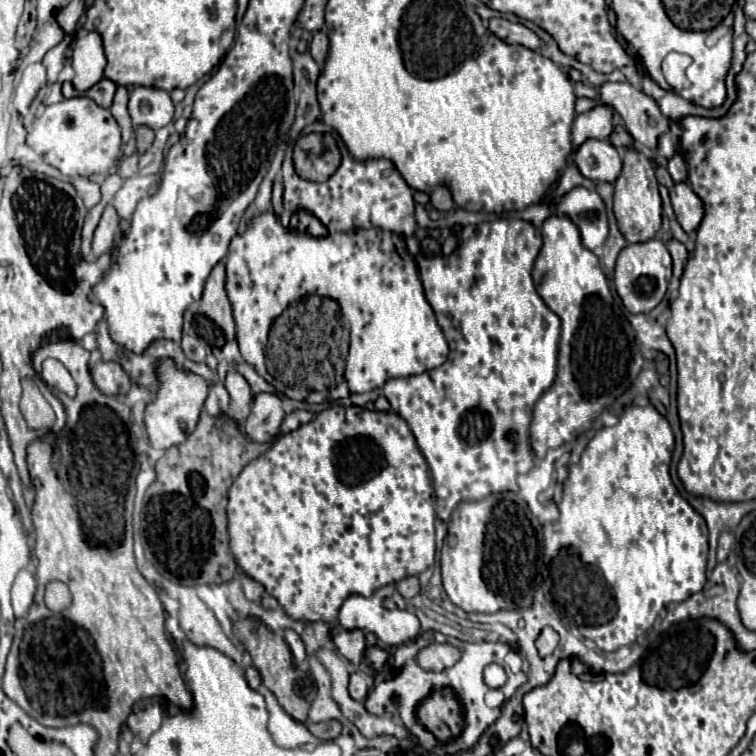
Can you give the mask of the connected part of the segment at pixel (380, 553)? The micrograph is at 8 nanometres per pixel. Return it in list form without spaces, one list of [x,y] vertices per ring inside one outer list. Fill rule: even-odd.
[[[334,405],[318,413],[308,425],[300,425],[300,429],[280,435],[278,441],[272,445],[272,449],[258,459],[250,461],[244,471],[238,475],[238,479],[230,487],[228,497],[228,533],[230,533],[230,549],[238,563],[238,567],[250,575],[254,581],[264,585],[264,589],[282,603],[286,613],[292,619],[300,621],[326,621],[330,625],[336,623],[340,605],[348,595],[364,595],[370,597],[376,589],[398,583],[404,577],[418,575],[424,569],[428,569],[434,563],[436,547],[434,547],[434,501],[432,501],[432,479],[428,465],[422,459],[422,453],[416,445],[416,439],[412,437],[412,431],[408,429],[406,421],[402,417],[396,417],[396,413],[380,413],[380,411],[368,411],[362,407],[342,407]]]

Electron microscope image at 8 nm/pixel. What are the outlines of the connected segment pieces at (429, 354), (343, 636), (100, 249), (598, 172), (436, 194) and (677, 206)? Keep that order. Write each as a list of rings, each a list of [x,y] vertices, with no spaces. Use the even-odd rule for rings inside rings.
[[[270,209],[258,213],[246,223],[246,229],[238,233],[228,247],[226,257],[226,293],[232,303],[236,341],[242,357],[270,383],[276,391],[286,391],[264,365],[264,347],[272,321],[288,307],[290,301],[300,295],[316,293],[332,297],[340,303],[342,315],[350,323],[350,353],[346,359],[344,379],[350,393],[366,393],[382,387],[392,377],[418,375],[440,367],[448,359],[448,341],[436,323],[434,311],[424,297],[424,287],[420,281],[418,265],[408,253],[404,237],[378,227],[356,229],[350,233],[328,233],[326,237],[312,237],[298,233],[284,225],[282,219]]]
[[[338,629],[334,635],[332,635],[332,641],[338,649],[338,653],[348,659],[352,665],[360,665],[364,663],[364,655],[366,655],[366,639],[364,639],[364,633],[360,629],[354,629],[354,631],[344,631],[344,629]]]
[[[108,205],[102,213],[102,219],[96,227],[96,233],[94,233],[94,241],[92,241],[92,251],[96,257],[104,255],[104,253],[110,253],[112,245],[114,245],[114,235],[116,231],[120,229],[120,223],[118,223],[118,215],[114,211],[112,205]]]
[[[586,141],[574,153],[574,161],[580,173],[592,181],[614,183],[622,173],[622,157],[610,141]]]
[[[438,185],[434,187],[434,191],[430,193],[430,201],[436,209],[452,209],[454,207],[454,201],[452,201],[452,193],[450,193],[450,187],[448,185]]]
[[[676,183],[670,189],[670,199],[672,199],[672,207],[674,207],[674,213],[676,213],[682,229],[686,233],[696,231],[702,223],[702,217],[704,217],[702,199],[686,183]]]

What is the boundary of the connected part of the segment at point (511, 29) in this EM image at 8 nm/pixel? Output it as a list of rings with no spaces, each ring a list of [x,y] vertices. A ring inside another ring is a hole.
[[[502,17],[490,19],[490,31],[510,45],[524,45],[526,49],[532,49],[532,51],[538,51],[542,47],[542,41],[538,39],[538,35],[534,31],[530,31],[528,27],[524,27],[520,23],[502,19]]]

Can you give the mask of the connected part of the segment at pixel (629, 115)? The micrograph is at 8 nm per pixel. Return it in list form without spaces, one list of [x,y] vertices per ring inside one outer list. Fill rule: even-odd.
[[[628,81],[604,83],[600,101],[614,107],[622,115],[628,133],[650,149],[656,149],[658,137],[670,129],[670,121],[662,115],[658,103]]]

